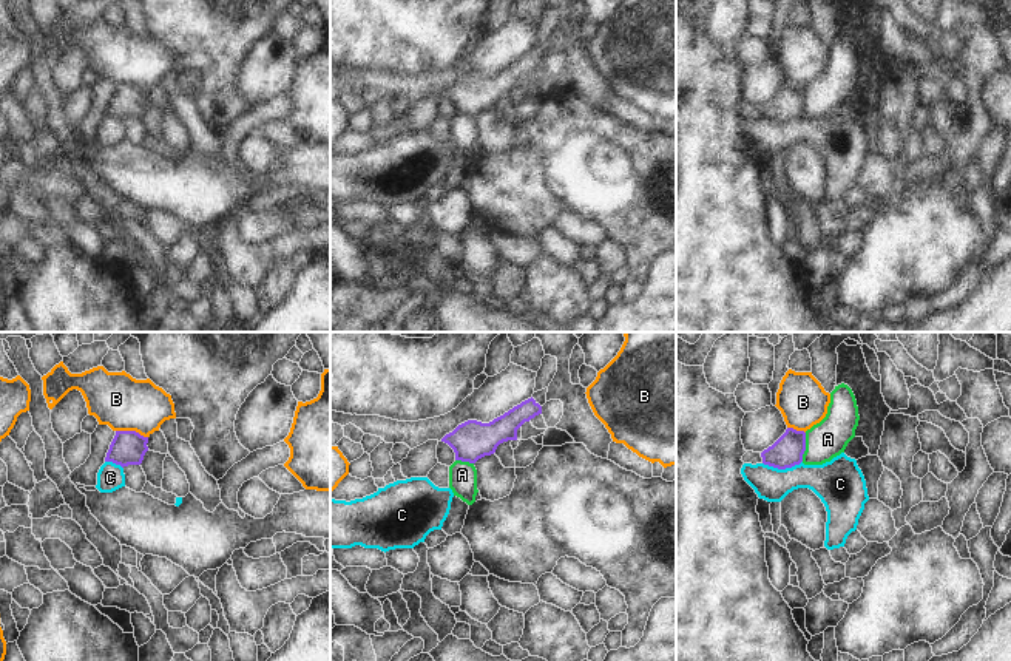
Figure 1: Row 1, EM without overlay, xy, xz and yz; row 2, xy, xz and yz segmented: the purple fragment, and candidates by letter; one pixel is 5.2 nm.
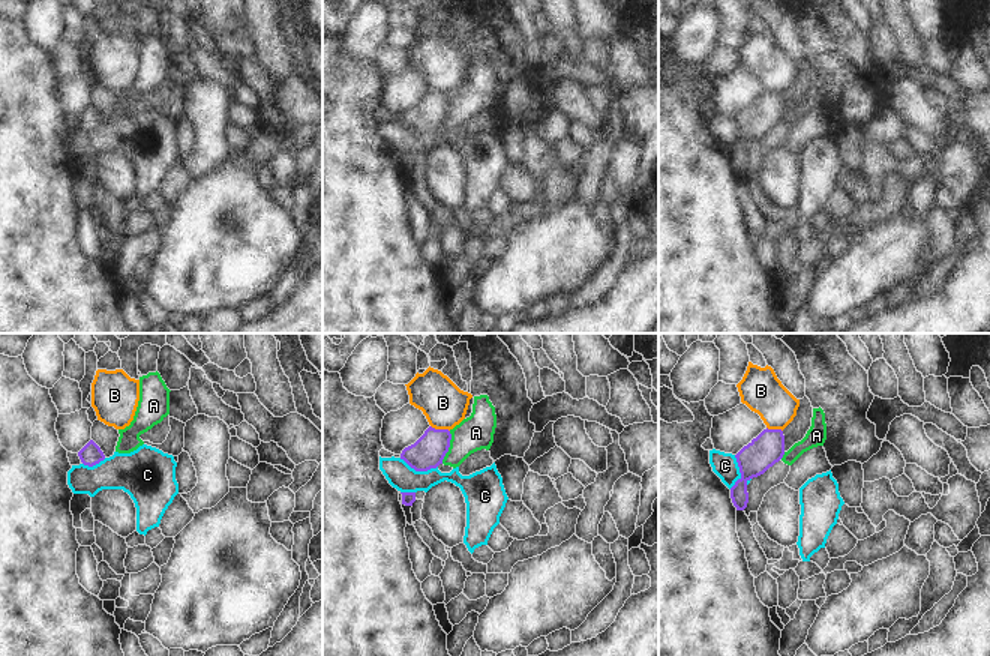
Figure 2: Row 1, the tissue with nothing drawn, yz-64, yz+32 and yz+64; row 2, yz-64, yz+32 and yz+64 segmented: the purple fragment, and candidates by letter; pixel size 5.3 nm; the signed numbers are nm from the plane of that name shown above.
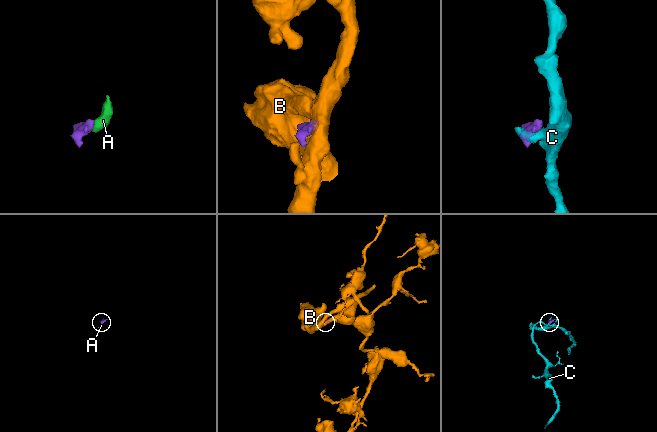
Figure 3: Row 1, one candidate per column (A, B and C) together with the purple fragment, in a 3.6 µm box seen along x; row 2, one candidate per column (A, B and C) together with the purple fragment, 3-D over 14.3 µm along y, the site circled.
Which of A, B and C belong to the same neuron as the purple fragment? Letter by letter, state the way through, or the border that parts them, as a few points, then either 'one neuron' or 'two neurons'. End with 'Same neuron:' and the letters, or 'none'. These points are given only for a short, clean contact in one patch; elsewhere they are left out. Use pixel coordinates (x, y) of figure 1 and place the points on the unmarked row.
A: border yz (806, 87), (806, 104), (801, 115); two neurons
B: border xy (116, 84), (135, 84), (147, 91); two neurons
C: border yz (801, 115), (784, 122), (763, 118); two neurons
Same neuron: none

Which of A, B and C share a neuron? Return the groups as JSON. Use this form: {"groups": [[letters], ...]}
{"groups": [["A"], ["B"], ["C"]]}

